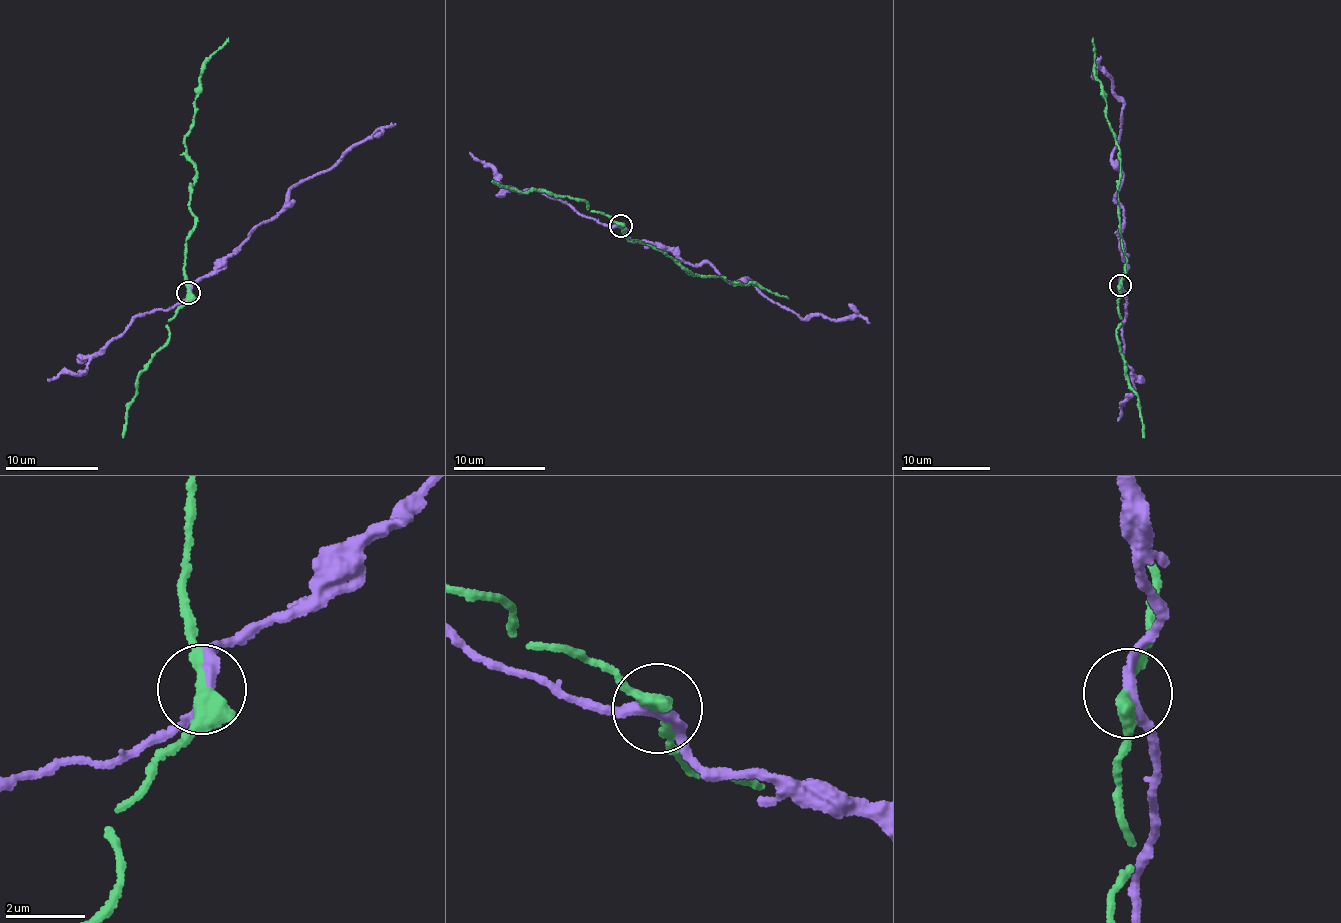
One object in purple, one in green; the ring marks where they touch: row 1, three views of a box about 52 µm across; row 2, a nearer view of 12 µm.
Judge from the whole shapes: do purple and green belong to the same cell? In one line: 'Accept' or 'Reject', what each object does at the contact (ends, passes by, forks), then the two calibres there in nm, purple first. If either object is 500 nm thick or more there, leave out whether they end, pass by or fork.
Reject. At the ring purple passes by. At the ring green passes by. Thickness 280 nm (purple) against 360 nm

